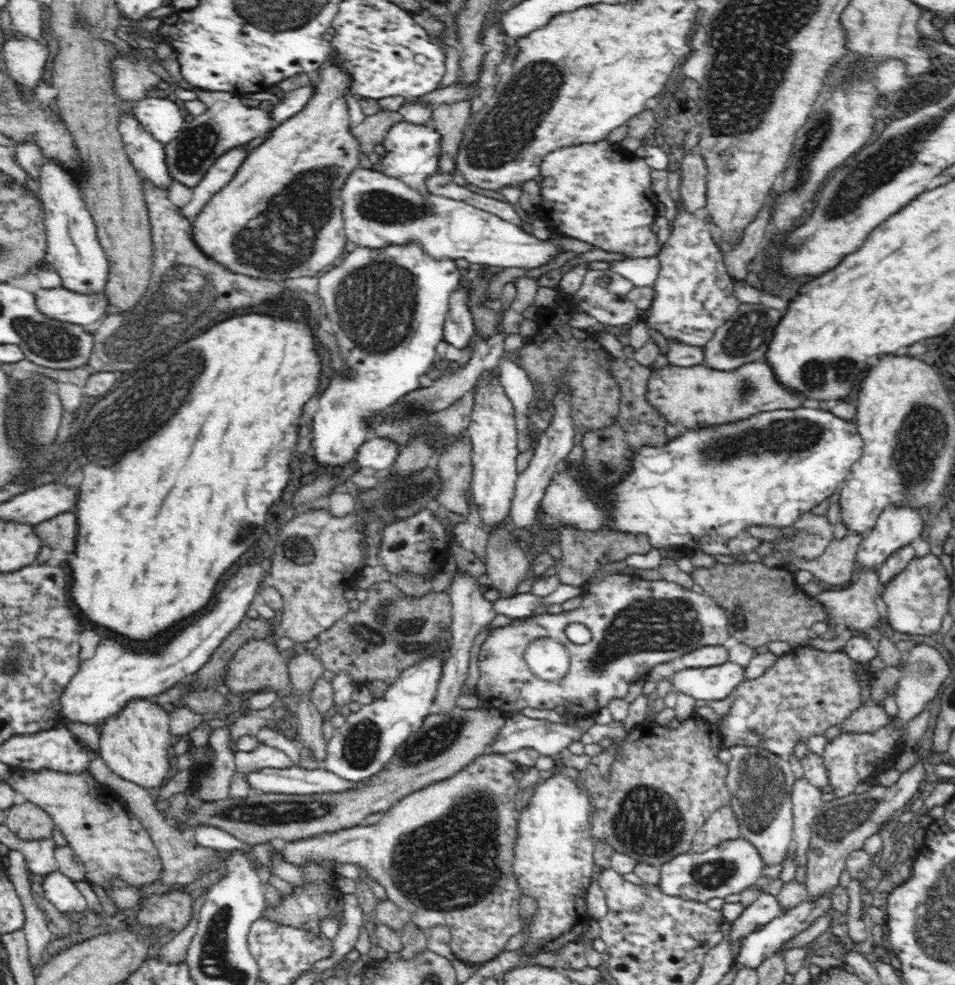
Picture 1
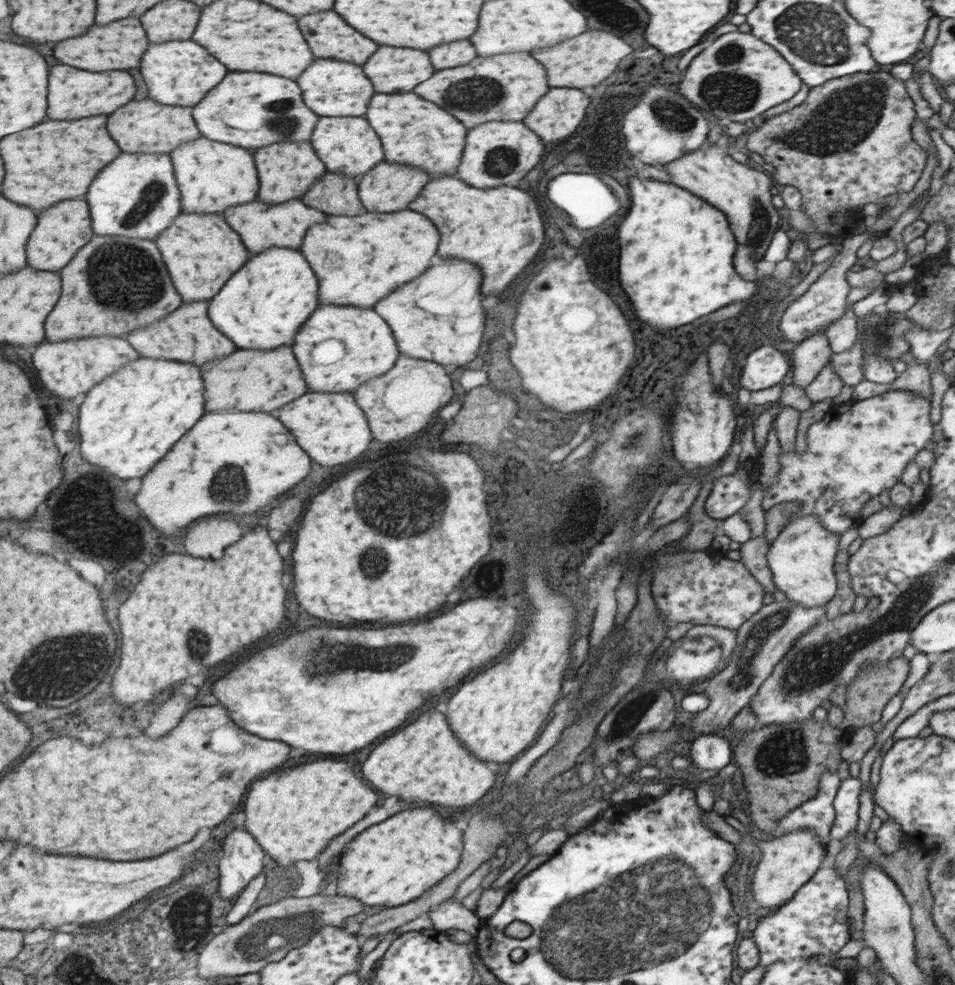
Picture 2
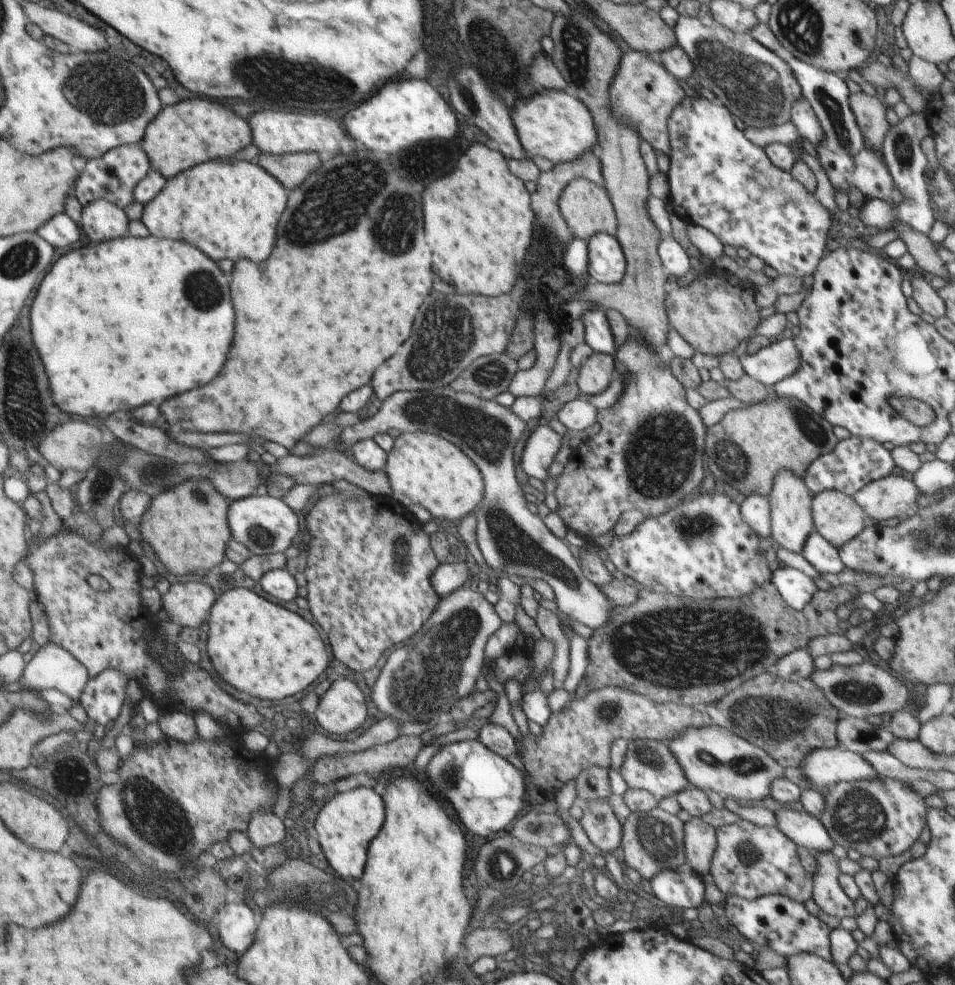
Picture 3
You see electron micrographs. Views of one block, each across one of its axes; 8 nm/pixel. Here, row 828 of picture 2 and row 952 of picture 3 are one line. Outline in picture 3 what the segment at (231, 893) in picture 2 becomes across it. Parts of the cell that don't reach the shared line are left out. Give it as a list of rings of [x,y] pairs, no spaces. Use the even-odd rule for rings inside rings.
[[[224,904],[218,912],[218,931],[224,946],[237,954],[247,953],[256,941],[256,916],[246,904]]]

